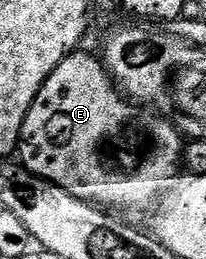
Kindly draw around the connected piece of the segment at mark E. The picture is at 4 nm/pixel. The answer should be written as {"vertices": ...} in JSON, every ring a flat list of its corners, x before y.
{"vertices":[[78,49,58,65,51,77,47,77,23,121,20,166,89,204,105,209,122,207,125,211,152,208,178,182,177,174,182,174,183,136,176,123,152,110,145,110,149,109,142,109,122,94,98,56,96,59,85,49]]}

